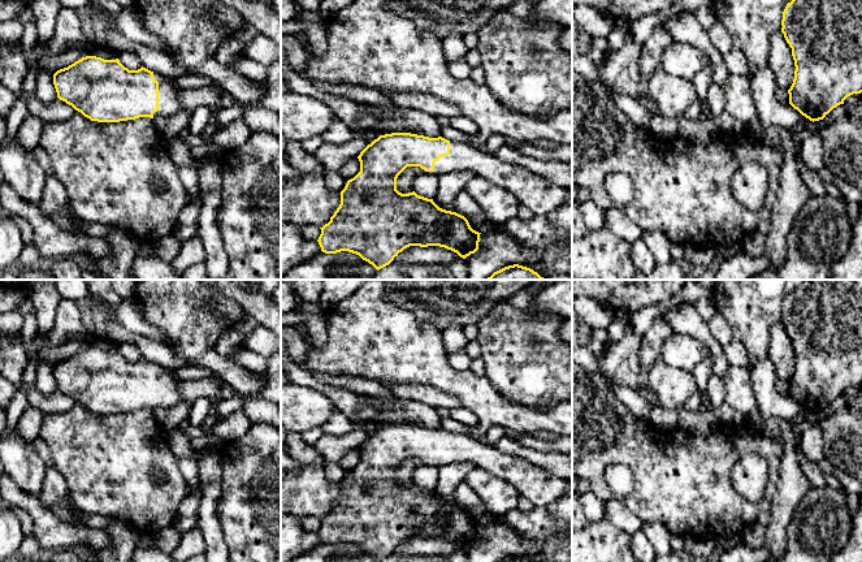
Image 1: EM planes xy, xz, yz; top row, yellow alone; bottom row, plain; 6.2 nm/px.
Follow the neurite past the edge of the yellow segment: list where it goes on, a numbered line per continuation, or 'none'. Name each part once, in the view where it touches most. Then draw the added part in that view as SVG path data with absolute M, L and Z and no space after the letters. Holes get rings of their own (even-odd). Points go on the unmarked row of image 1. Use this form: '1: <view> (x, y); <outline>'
1: xy (169, 394); M153 364L153 369L159 373L159 402L153 405L153 408L173 407L186 401L179 390L179 382L182 380L173 371L157 364Z

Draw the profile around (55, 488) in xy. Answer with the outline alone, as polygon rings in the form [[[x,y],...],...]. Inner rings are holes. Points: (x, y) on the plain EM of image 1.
[[[55,466],[47,467],[43,489],[39,497],[40,503],[49,509],[52,503],[57,503],[68,497],[69,489],[62,475],[55,468]]]

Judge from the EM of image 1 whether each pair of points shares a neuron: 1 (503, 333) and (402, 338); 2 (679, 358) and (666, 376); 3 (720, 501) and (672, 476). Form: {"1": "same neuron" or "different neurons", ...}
{"1": "different neurons", "2": "different neurons", "3": "same neuron"}

